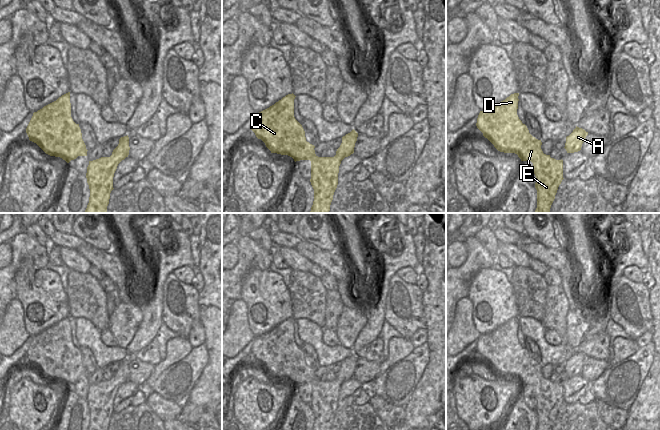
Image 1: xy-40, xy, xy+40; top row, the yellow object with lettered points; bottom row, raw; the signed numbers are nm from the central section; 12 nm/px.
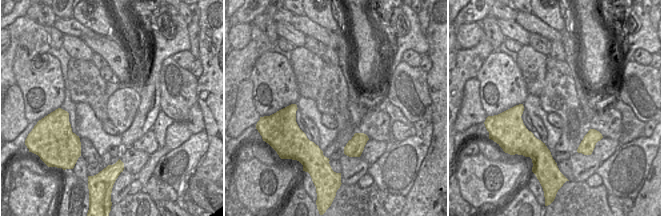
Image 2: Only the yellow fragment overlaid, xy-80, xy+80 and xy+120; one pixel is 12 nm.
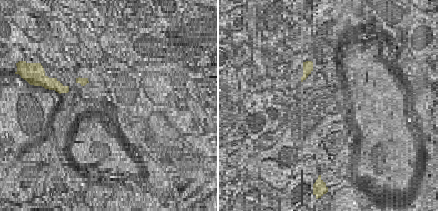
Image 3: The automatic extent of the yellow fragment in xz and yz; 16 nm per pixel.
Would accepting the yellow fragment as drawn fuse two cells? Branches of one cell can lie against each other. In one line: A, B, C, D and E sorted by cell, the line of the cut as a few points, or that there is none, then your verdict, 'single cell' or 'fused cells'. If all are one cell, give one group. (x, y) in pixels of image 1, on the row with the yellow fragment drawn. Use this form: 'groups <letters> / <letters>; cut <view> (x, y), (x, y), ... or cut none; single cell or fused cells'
groups A B C D E; cut none; single cell

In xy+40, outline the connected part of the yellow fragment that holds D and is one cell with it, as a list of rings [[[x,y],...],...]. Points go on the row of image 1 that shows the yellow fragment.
[[[519,93],[511,94],[494,107],[480,111],[476,126],[494,147],[504,153],[515,153],[521,161],[531,161],[537,178],[535,213],[550,213],[563,178],[563,160],[543,153],[541,140],[533,137],[517,115]]]

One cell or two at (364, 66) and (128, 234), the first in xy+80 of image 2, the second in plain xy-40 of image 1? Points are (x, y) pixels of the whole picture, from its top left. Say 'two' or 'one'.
one

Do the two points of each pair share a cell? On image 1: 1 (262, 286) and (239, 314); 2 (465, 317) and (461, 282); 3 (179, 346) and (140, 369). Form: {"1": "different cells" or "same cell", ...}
{"1": "different cells", "2": "different cells", "3": "different cells"}

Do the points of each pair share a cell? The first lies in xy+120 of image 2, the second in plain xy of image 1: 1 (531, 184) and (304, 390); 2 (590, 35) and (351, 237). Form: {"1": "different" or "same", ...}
{"1": "same", "2": "same"}

